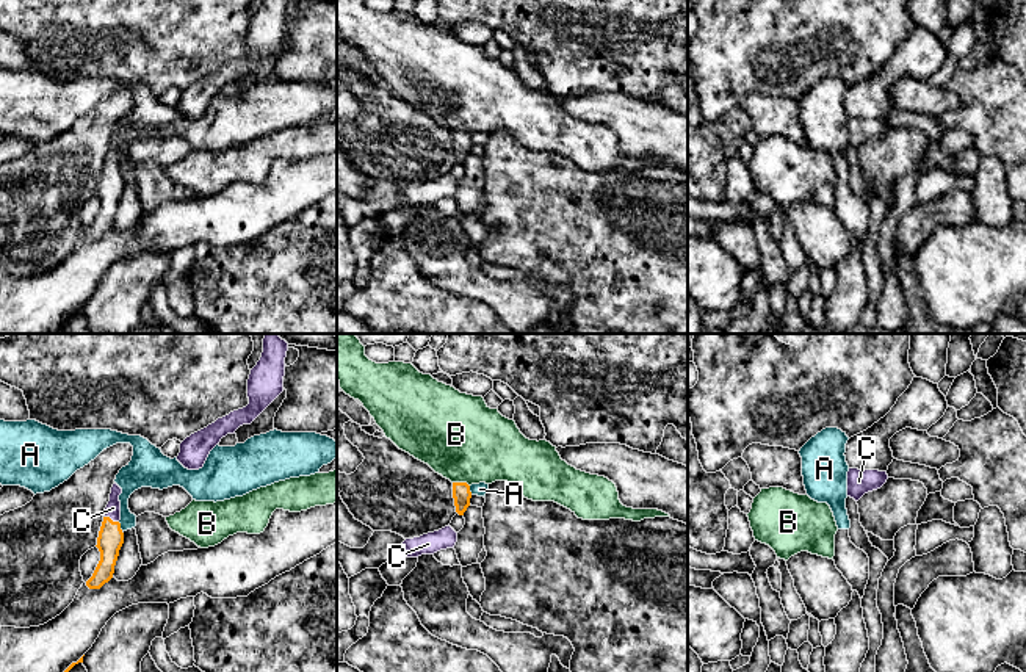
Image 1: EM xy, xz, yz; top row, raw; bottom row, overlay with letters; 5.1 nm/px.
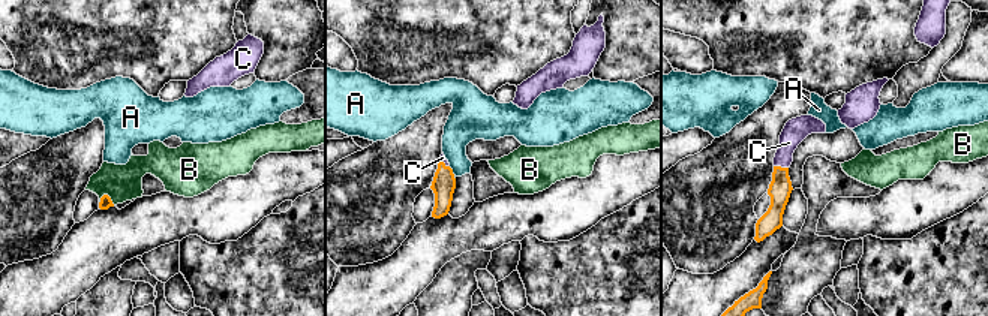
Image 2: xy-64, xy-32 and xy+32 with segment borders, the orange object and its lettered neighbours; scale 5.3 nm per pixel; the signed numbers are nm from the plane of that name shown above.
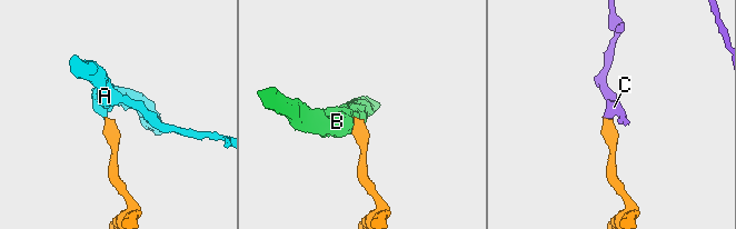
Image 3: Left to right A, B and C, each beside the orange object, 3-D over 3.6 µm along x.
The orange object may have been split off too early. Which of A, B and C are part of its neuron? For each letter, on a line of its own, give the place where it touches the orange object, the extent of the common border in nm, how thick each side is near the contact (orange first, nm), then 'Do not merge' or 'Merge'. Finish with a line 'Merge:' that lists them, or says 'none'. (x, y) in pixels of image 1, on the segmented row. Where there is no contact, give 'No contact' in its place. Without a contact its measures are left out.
A: Touches orange at xy (119, 527). Shared border 50 nm. Thickness 130 nm (orange) against 120 nm. Do not merge
B: Touches orange at xz (461, 483). Shared border 90 nm. Thickness 100 nm (orange) against 420 nm. Do not merge
C: Touches orange at xy (110, 519). Shared border 90 nm. Thickness 130 nm (orange) against 80 nm. Merge
Merge: C

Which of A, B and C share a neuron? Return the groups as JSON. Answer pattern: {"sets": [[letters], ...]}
{"sets": [["A"], ["B"], ["C"]]}

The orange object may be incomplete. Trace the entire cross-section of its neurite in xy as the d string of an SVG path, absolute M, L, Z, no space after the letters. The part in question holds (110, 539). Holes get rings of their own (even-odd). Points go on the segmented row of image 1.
M114 482L110 493L110 501L103 511L103 522L97 537L97 548L100 551L100 561L86 581L89 589L100 589L113 578L114 565L119 556L119 550L124 544L124 533L121 529L121 501L119 495L122 489Z

